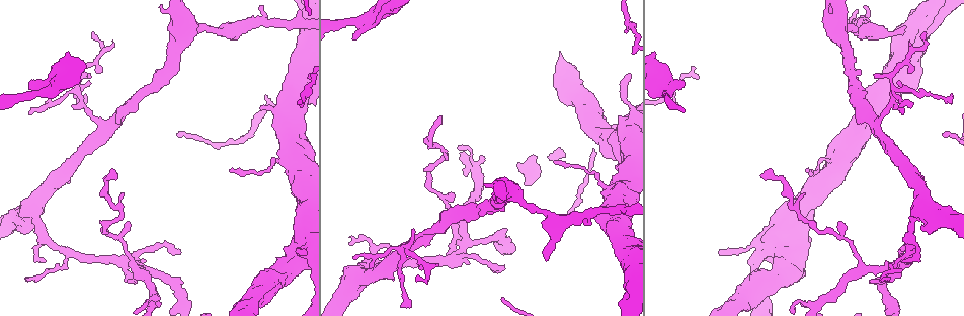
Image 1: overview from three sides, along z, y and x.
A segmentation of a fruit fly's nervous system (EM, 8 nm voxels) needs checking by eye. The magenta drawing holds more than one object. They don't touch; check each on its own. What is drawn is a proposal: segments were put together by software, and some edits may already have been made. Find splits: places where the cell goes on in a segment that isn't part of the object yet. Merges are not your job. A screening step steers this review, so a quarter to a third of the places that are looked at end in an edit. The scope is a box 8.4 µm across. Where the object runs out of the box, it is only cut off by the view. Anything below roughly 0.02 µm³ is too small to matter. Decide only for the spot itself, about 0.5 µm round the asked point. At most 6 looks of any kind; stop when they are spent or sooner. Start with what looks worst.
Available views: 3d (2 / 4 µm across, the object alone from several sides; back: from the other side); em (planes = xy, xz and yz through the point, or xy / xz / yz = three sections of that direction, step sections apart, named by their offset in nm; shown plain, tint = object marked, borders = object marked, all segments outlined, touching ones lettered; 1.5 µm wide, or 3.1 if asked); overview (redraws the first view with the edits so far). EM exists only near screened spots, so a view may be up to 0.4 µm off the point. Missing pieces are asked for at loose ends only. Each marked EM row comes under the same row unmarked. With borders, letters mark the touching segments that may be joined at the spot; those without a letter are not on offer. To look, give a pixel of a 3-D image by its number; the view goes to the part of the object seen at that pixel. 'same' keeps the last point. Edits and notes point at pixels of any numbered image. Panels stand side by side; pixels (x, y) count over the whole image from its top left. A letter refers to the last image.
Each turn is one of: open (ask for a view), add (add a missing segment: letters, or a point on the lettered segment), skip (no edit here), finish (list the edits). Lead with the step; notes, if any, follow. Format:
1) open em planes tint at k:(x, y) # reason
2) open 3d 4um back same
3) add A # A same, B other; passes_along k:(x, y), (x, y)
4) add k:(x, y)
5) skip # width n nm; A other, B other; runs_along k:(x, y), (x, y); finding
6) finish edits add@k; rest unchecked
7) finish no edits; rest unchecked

open 3d 2um at 1:(905, 25) # an open end

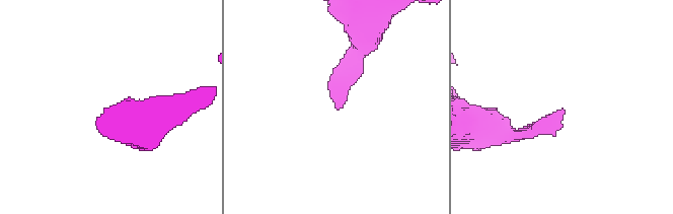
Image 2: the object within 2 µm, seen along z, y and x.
open em planes tint at 2:(562, 108)

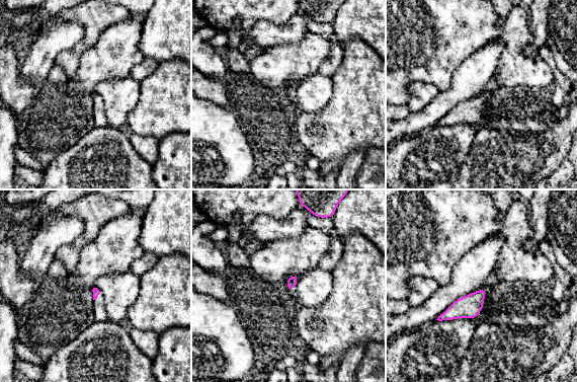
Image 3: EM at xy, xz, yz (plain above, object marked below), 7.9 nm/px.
open em planes borders same

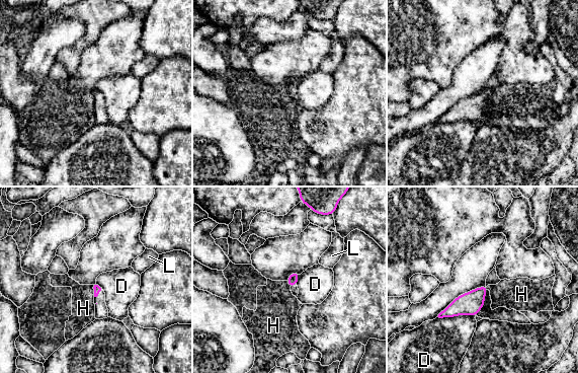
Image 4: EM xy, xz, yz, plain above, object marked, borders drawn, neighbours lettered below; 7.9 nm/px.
skip # D other, H other, L other; border 4:(475, 316), (460, 314), (437, 317); none of them fits

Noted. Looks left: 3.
open em planes borders at 1:(28, 87) # branch stops here

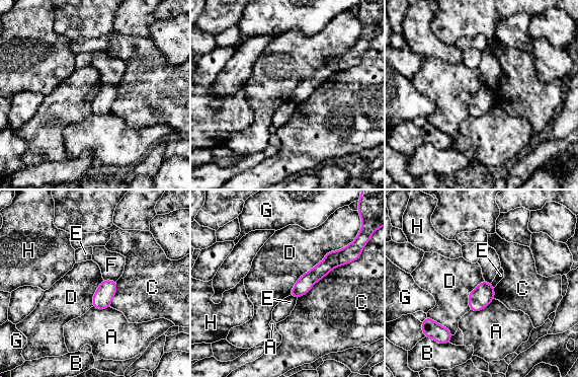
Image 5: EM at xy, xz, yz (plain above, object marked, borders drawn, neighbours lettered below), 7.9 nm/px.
skip # A other, B other, C other, D other, E other, F other, G other, H other; border 5:(343, 247), (288, 295); no lettered segment goes on from it

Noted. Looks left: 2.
open 3d 2um at 1:(262, 105) # free end

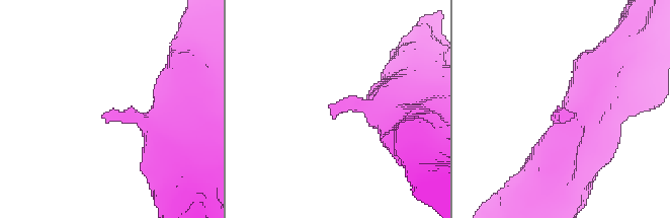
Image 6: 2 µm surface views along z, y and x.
open em planes borders at 6:(569, 113)

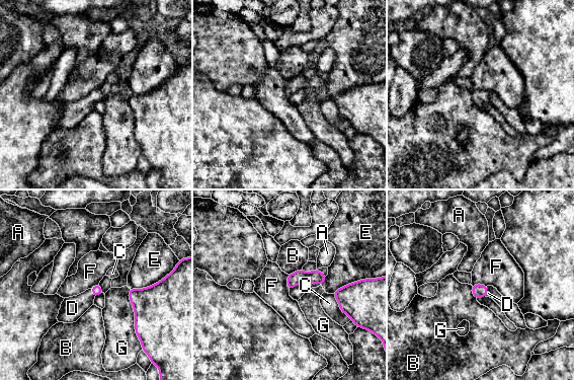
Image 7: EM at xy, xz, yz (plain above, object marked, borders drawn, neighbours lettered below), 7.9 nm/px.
add D # longest_contact G 440 nm; A other, B other, C other, D same, E other, F other, G other; the cell continues

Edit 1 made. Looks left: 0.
finish edits add@7; rest unchecked

